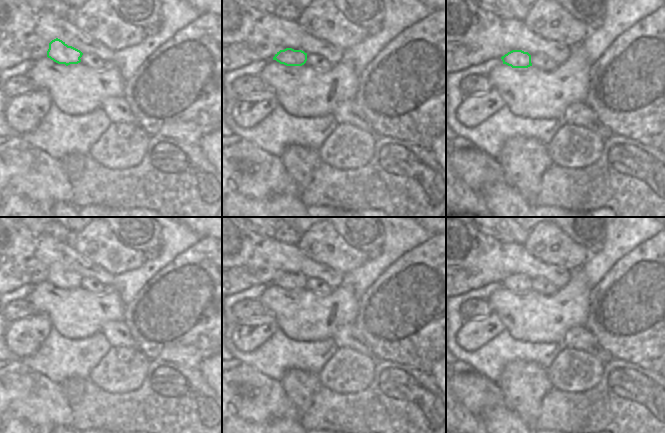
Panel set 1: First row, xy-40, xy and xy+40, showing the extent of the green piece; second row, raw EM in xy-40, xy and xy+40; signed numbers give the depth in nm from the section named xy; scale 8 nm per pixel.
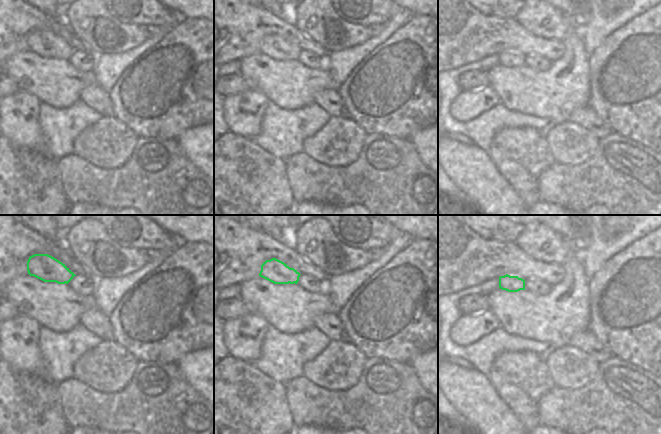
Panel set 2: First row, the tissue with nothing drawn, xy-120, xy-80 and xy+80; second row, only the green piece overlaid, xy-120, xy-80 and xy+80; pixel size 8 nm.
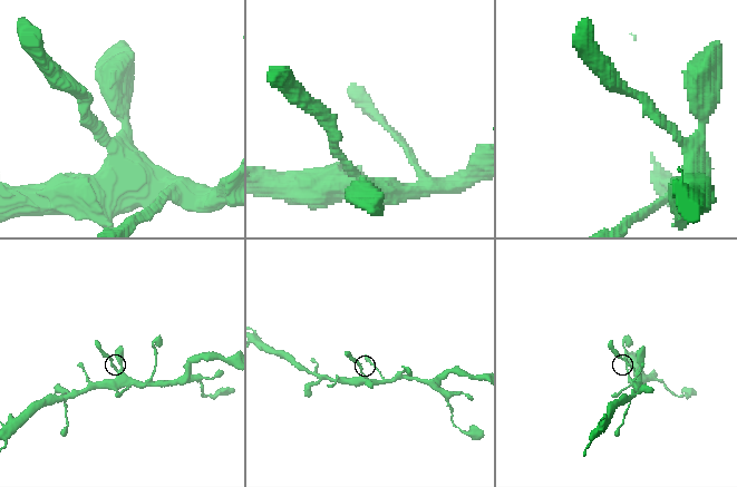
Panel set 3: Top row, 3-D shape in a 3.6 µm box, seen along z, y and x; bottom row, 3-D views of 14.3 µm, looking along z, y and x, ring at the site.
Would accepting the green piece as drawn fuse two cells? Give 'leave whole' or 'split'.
split

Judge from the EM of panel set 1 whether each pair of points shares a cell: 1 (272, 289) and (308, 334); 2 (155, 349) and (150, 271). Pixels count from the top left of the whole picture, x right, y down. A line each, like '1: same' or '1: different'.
1: same
2: different

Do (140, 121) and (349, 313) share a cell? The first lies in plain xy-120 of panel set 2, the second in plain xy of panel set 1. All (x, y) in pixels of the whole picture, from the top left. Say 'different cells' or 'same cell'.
different cells

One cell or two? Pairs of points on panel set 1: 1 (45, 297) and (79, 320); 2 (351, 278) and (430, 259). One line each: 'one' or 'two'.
1: one
2: two

